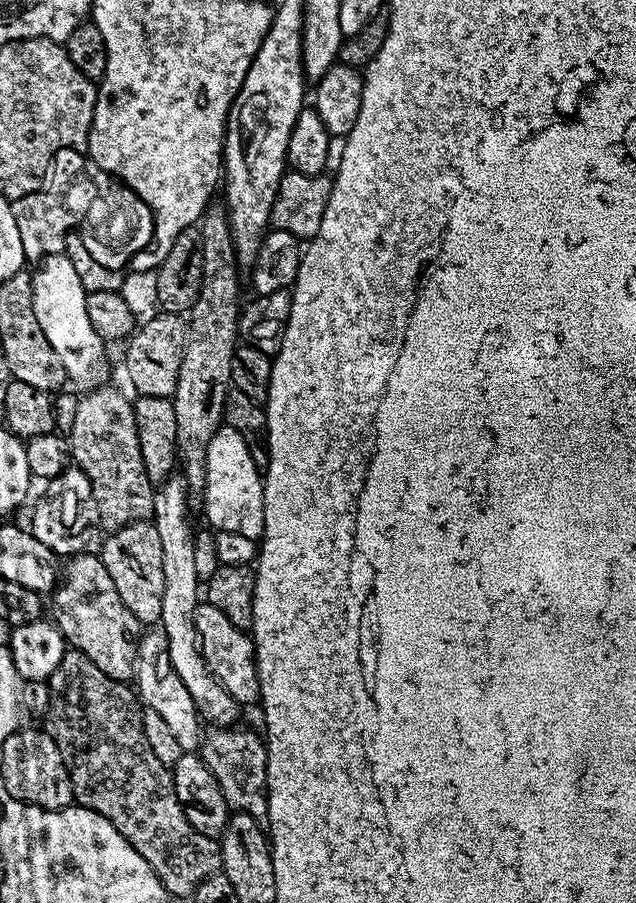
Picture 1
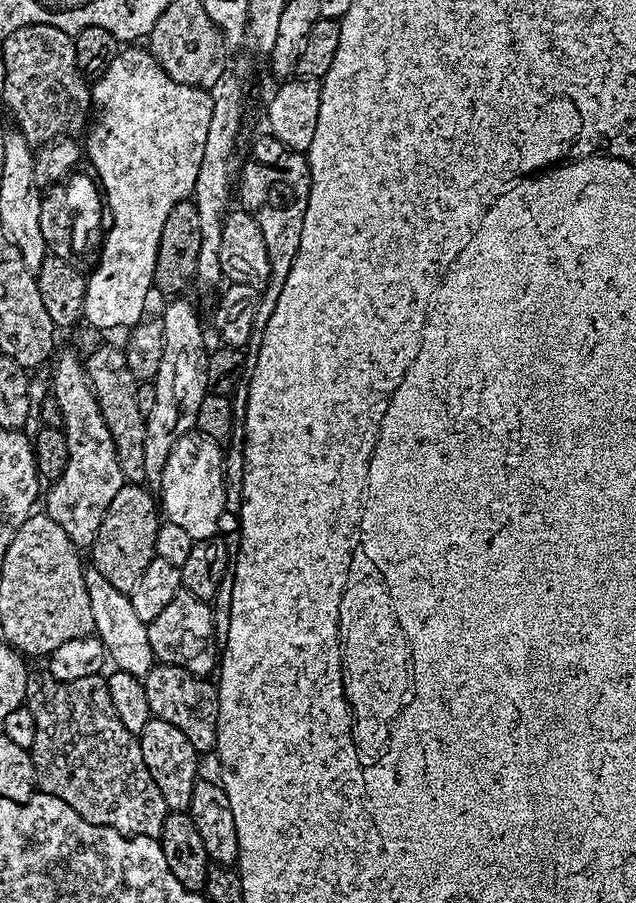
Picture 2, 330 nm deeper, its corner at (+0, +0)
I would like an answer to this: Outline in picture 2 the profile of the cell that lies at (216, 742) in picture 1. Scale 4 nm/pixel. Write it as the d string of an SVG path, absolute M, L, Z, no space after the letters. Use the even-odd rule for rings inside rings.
M159 662L153 663L152 669L142 679L146 686L146 699L150 702L153 717L178 726L178 730L182 730L182 734L190 738L197 753L211 753L216 747L216 727L218 726L220 693L217 685L211 679L187 672L182 666Z

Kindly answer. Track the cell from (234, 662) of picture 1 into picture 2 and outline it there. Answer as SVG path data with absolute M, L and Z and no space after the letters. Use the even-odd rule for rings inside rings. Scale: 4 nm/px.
M181 590L174 602L169 602L162 609L162 614L158 614L158 618L154 618L154 622L147 626L152 654L159 663L182 666L187 672L205 678L217 671L218 643L212 621L212 608L205 601Z

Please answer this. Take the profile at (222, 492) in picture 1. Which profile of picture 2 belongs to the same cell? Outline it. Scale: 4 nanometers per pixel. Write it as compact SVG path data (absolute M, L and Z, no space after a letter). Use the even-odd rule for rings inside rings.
M193 430L176 437L176 444L164 463L158 485L158 504L163 519L174 526L182 526L193 541L211 540L217 535L220 515L226 510L224 458L221 445Z

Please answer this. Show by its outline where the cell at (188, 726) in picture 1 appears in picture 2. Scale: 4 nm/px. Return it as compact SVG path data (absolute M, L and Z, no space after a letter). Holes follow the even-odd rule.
M91 566L85 567L84 581L86 582L86 594L90 598L90 614L94 614L95 635L103 642L107 659L111 663L113 660L116 663L113 665L119 671L129 672L143 678L152 669L154 657L152 647L148 641L148 626L142 622L142 618L138 618L138 613L135 612L132 605L131 595L127 592L114 590L114 586L110 586L110 582L106 582L106 578L102 578L102 574L98 574L98 570Z

